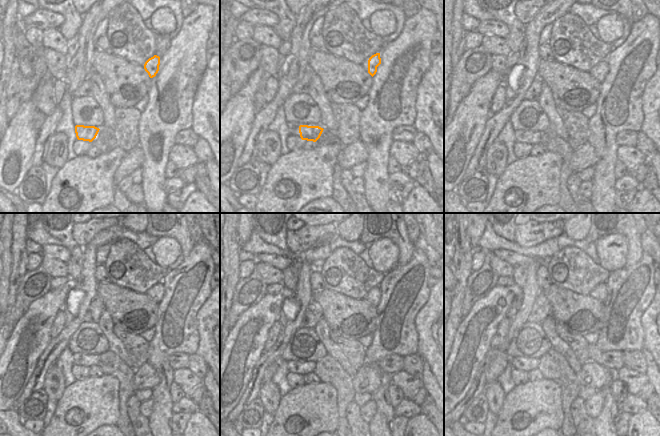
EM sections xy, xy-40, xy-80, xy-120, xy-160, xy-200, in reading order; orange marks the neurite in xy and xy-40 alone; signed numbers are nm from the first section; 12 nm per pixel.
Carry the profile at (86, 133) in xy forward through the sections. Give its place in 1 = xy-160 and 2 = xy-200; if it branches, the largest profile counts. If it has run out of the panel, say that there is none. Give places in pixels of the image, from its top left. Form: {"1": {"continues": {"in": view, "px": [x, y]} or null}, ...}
{"1": {"continues": {"in": "xy-160", "px": [298, 367]}}, "2": {"continues": {"in": "xy-200", "px": [523, 364]}}}

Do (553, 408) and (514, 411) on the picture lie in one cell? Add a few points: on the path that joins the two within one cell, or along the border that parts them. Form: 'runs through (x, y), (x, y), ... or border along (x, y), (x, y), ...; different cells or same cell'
runs through (543, 408), (524, 409); same cell

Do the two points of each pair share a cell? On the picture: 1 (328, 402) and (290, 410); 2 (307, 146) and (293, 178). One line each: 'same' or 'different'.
1: same
2: different

